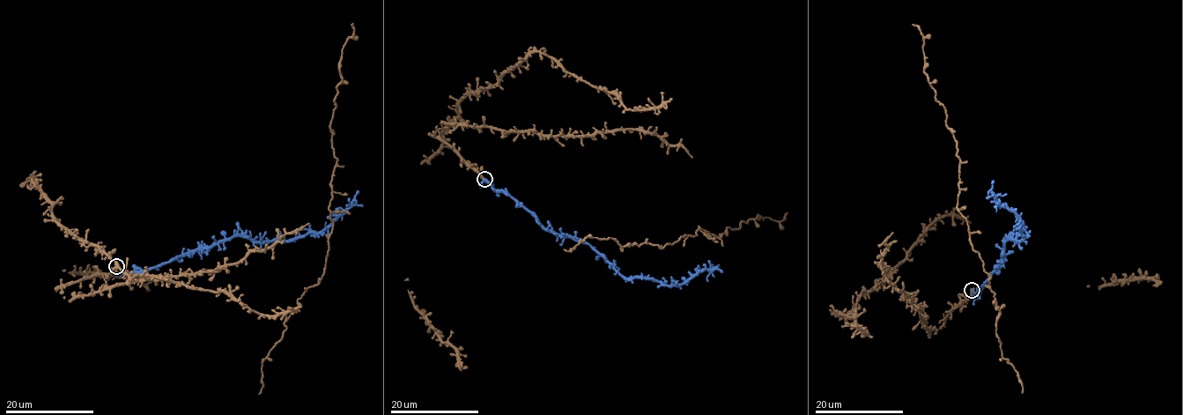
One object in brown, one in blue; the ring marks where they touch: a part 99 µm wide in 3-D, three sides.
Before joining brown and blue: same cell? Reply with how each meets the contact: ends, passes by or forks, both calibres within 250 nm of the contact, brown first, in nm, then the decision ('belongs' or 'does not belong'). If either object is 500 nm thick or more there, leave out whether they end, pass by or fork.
brown ends | blue ends | 400/320 nm | belongs

